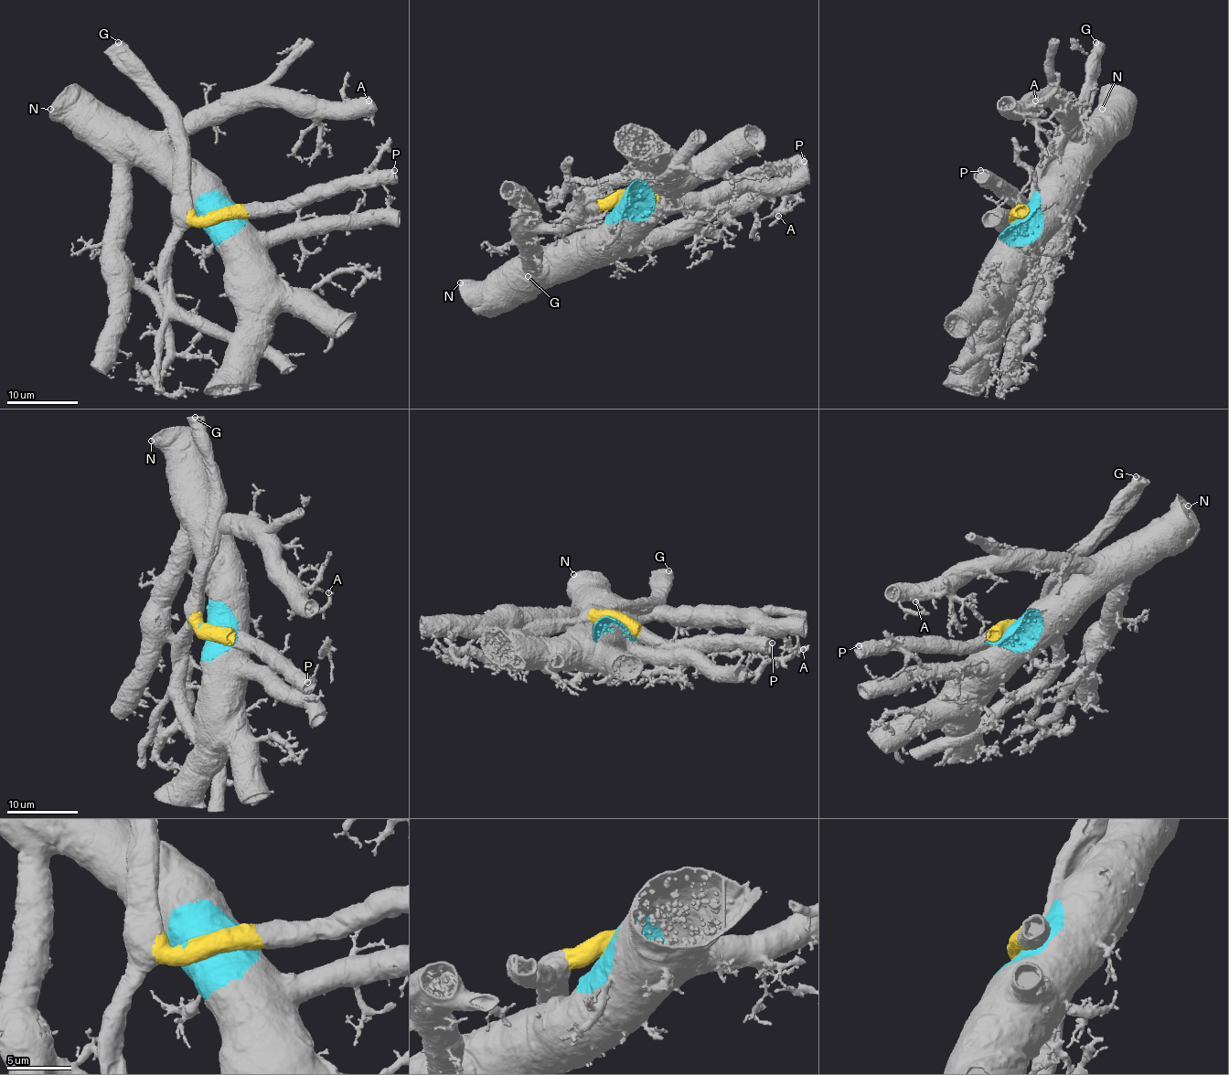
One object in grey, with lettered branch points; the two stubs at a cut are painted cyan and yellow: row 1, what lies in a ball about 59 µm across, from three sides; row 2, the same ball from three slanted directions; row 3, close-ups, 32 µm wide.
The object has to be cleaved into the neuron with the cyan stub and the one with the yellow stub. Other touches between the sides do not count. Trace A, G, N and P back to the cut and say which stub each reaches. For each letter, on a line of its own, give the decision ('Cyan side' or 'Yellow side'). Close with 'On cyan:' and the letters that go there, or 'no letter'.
A: Cyan side
G: Yellow side
N: Cyan side
P: Yellow side
On cyan: A, N

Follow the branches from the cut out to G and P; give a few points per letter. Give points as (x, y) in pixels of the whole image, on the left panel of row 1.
G: (216, 217), (197, 217), (189, 193), (187, 164), (180, 133), (171, 114), (159, 102), (150, 73), (118, 41)
P: (216, 217), (262, 217), (279, 209), (296, 209), (315, 200), (352, 189), (366, 175), (394, 170)

